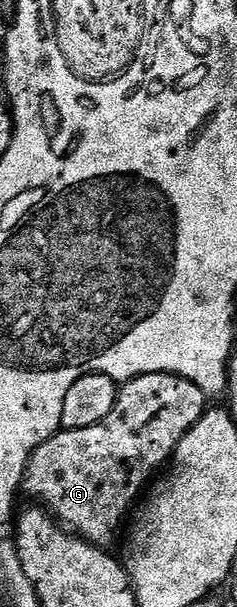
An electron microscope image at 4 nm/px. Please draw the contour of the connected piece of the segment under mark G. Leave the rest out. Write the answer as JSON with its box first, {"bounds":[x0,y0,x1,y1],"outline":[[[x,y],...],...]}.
{"bounds":[27,374,207,547],"outline":[[[144,374],[133,378],[118,389],[115,408],[111,408],[111,412],[107,412],[99,424],[78,430],[60,429],[29,457],[27,488],[29,486],[30,496],[38,498],[41,501],[38,503],[77,537],[86,538],[92,546],[112,547],[135,503],[158,473],[156,470],[172,459],[179,440],[183,440],[189,429],[205,415],[205,402],[207,396],[204,392],[186,378],[174,374]]]}

